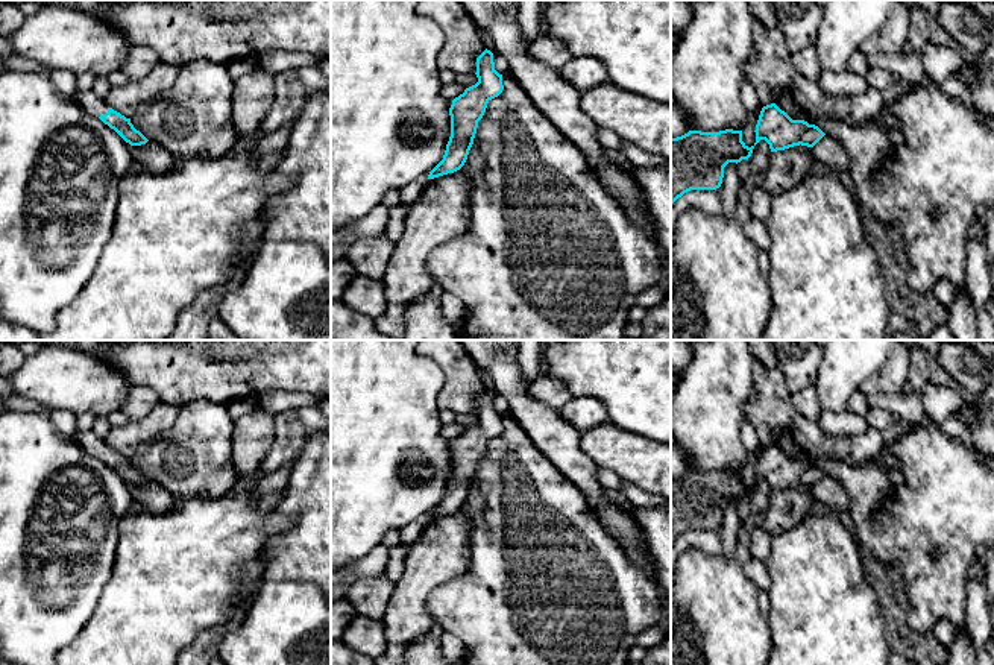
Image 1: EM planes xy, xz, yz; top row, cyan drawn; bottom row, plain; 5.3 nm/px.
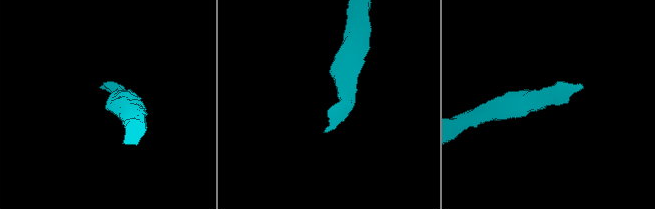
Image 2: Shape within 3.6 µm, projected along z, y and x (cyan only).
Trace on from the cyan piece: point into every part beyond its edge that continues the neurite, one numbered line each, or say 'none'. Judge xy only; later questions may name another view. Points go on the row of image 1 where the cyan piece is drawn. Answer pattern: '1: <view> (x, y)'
1: xy (90, 102)

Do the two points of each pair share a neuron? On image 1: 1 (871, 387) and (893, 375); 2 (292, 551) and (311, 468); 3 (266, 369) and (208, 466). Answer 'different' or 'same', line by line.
1: same
2: same
3: different

